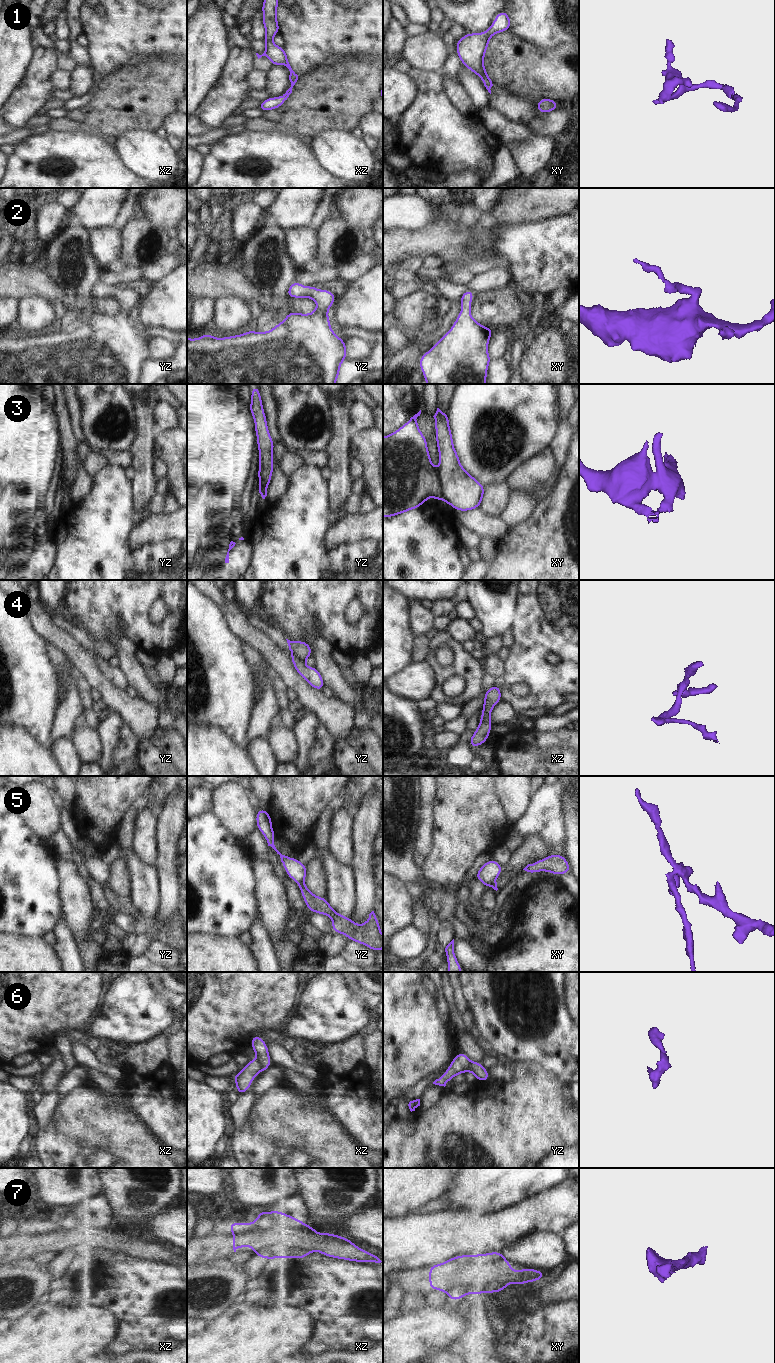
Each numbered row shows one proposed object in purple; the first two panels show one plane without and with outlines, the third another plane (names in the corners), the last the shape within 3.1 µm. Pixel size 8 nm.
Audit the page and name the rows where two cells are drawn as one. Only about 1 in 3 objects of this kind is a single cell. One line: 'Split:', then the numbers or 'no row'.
Split: 3, 4, 5, 6

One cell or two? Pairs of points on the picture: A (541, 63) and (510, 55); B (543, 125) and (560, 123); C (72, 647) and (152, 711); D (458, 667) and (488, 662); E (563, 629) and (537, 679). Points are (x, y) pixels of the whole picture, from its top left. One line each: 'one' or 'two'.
A: one
B: one
C: one
D: two
E: one

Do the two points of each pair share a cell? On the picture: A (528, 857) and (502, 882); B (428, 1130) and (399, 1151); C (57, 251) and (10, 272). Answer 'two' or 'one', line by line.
A: one
B: one
C: two

